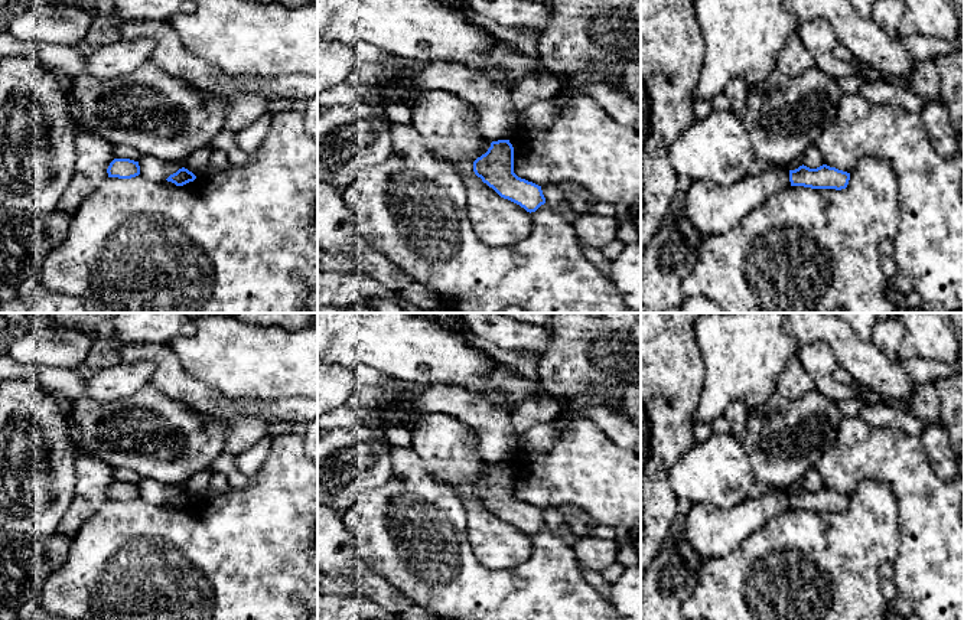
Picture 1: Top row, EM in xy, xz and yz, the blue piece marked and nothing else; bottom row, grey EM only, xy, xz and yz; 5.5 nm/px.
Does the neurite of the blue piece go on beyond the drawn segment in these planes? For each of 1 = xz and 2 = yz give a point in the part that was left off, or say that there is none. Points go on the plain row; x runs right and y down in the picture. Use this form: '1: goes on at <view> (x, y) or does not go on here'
1: does not go on here
2: does not go on here

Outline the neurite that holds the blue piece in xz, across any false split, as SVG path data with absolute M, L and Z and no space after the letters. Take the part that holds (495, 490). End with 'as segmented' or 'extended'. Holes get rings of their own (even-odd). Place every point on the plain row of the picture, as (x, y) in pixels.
M509 463L492 464L488 474L473 484L473 495L501 521L530 536L545 526L541 509L514 496L514 470Z | as segmented

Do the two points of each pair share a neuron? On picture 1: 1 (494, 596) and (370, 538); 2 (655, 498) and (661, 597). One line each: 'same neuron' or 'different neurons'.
1: same neuron
2: different neurons

